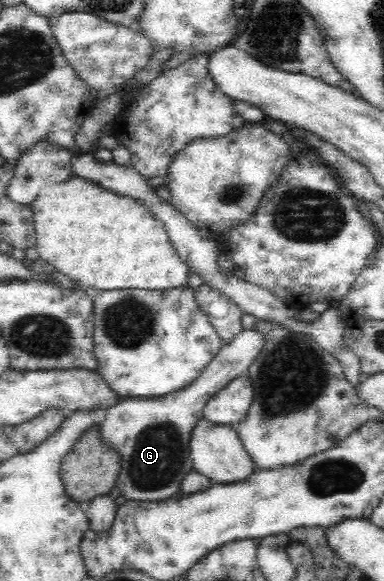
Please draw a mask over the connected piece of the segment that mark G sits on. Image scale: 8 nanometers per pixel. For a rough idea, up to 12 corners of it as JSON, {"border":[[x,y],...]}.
{"border":[[241,332],[181,391],[120,397],[103,442],[127,500],[165,500],[194,470],[207,401],[264,344]]}

